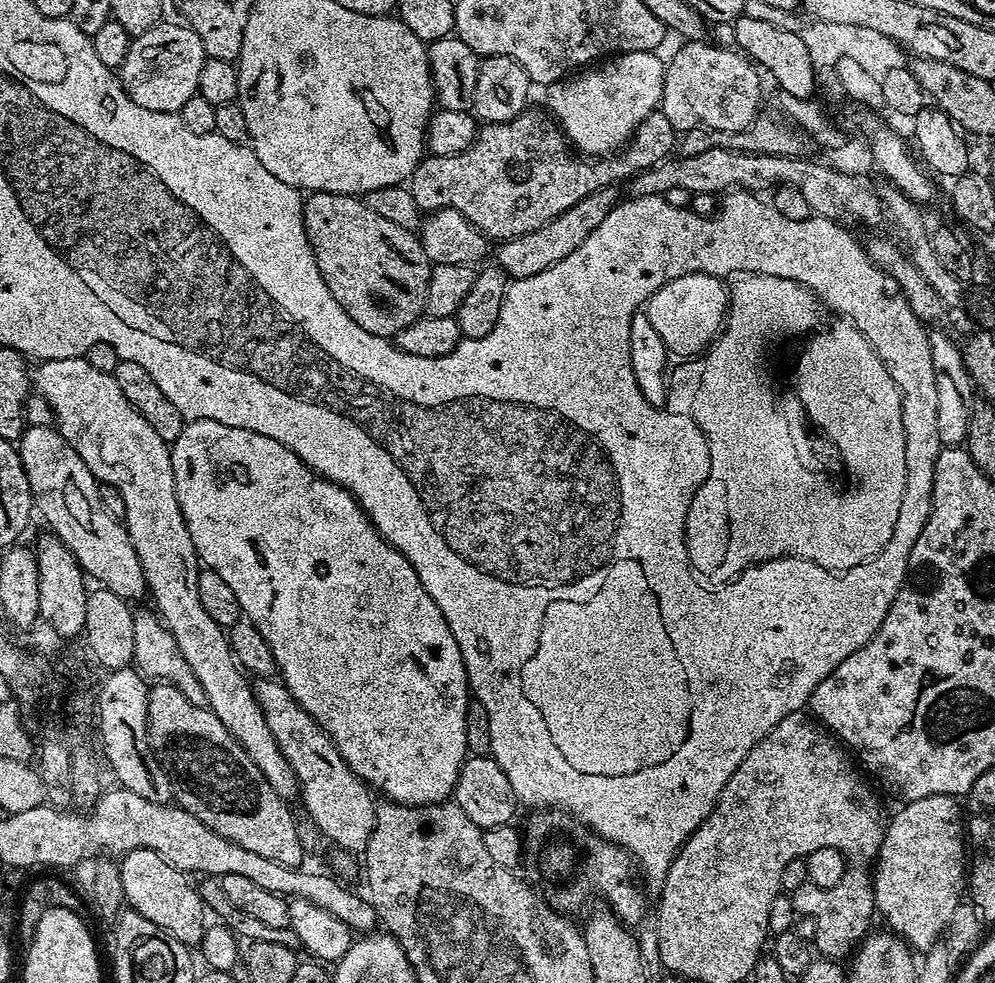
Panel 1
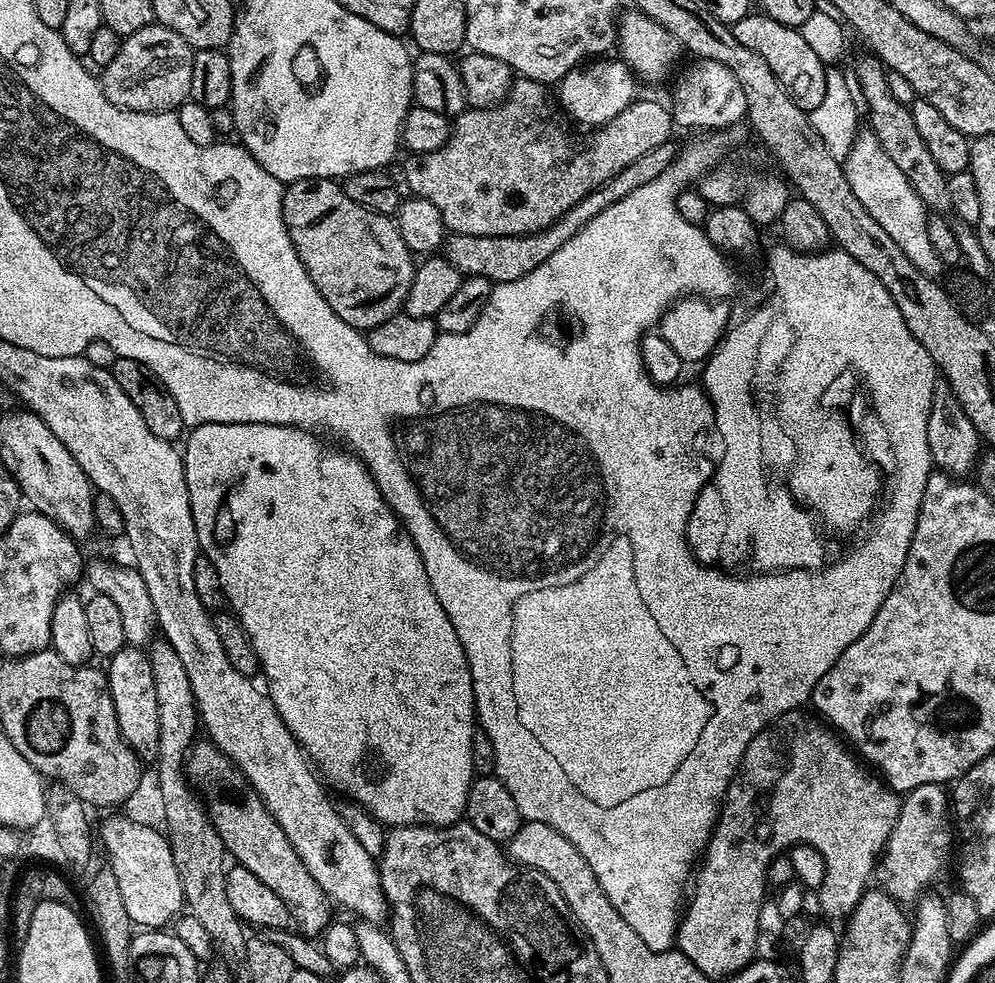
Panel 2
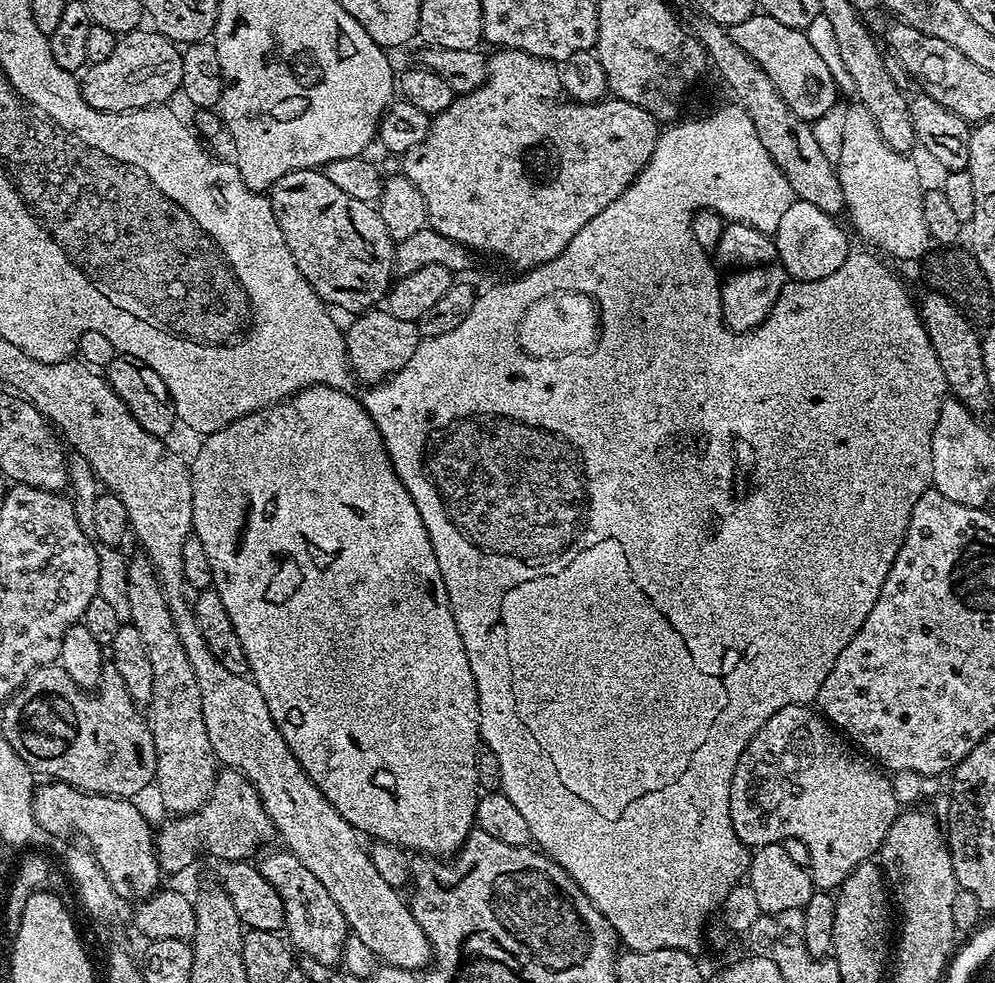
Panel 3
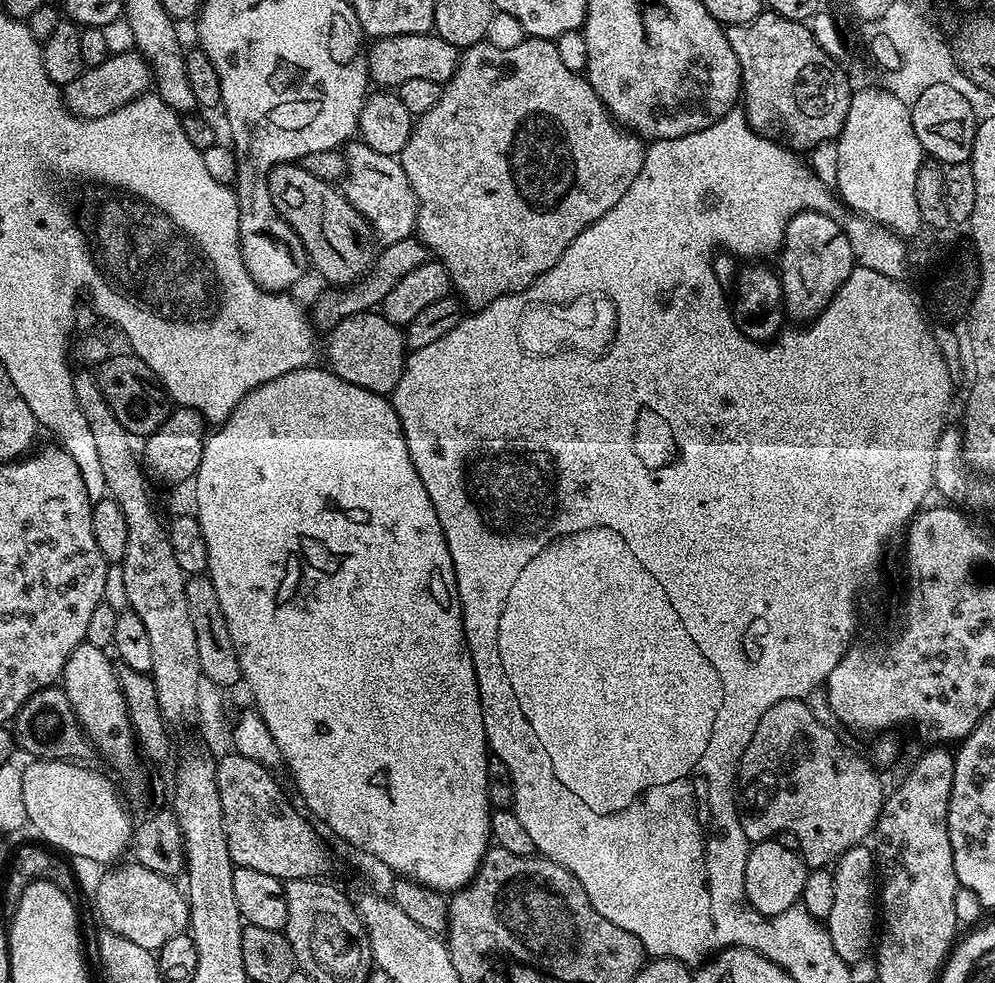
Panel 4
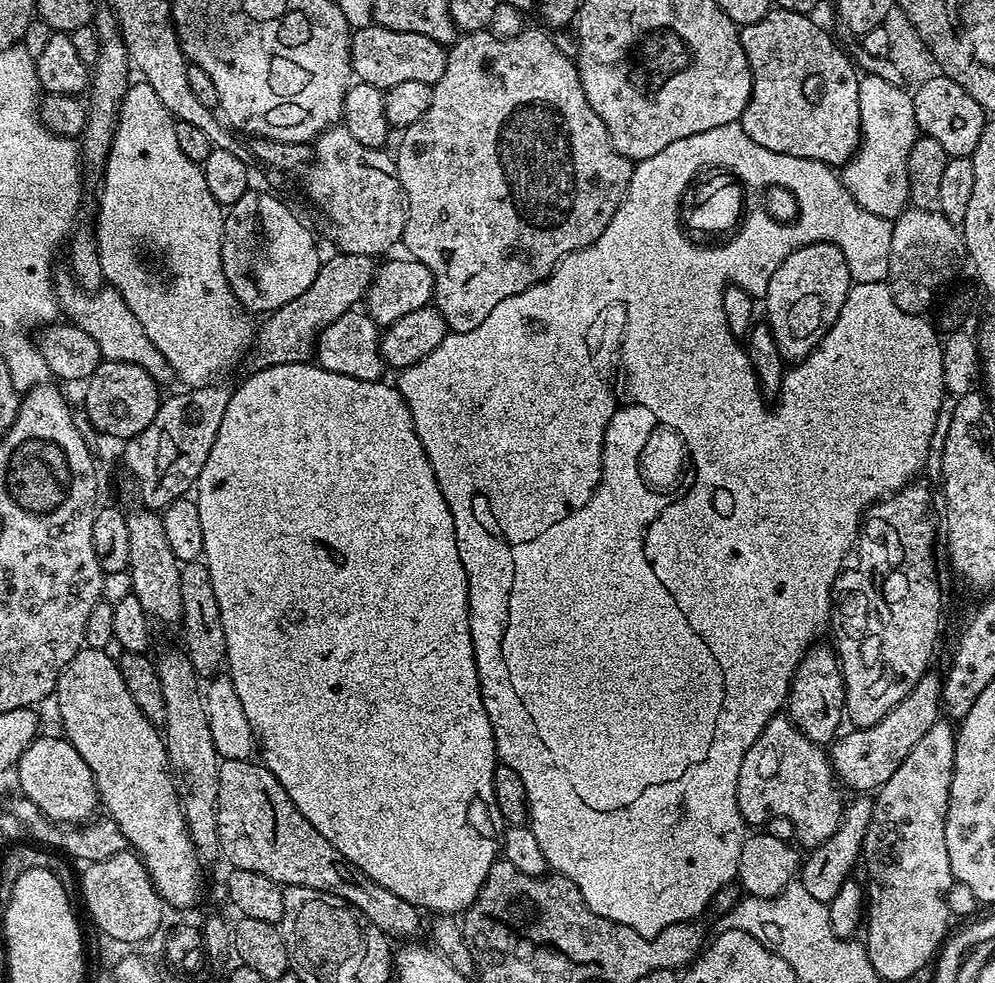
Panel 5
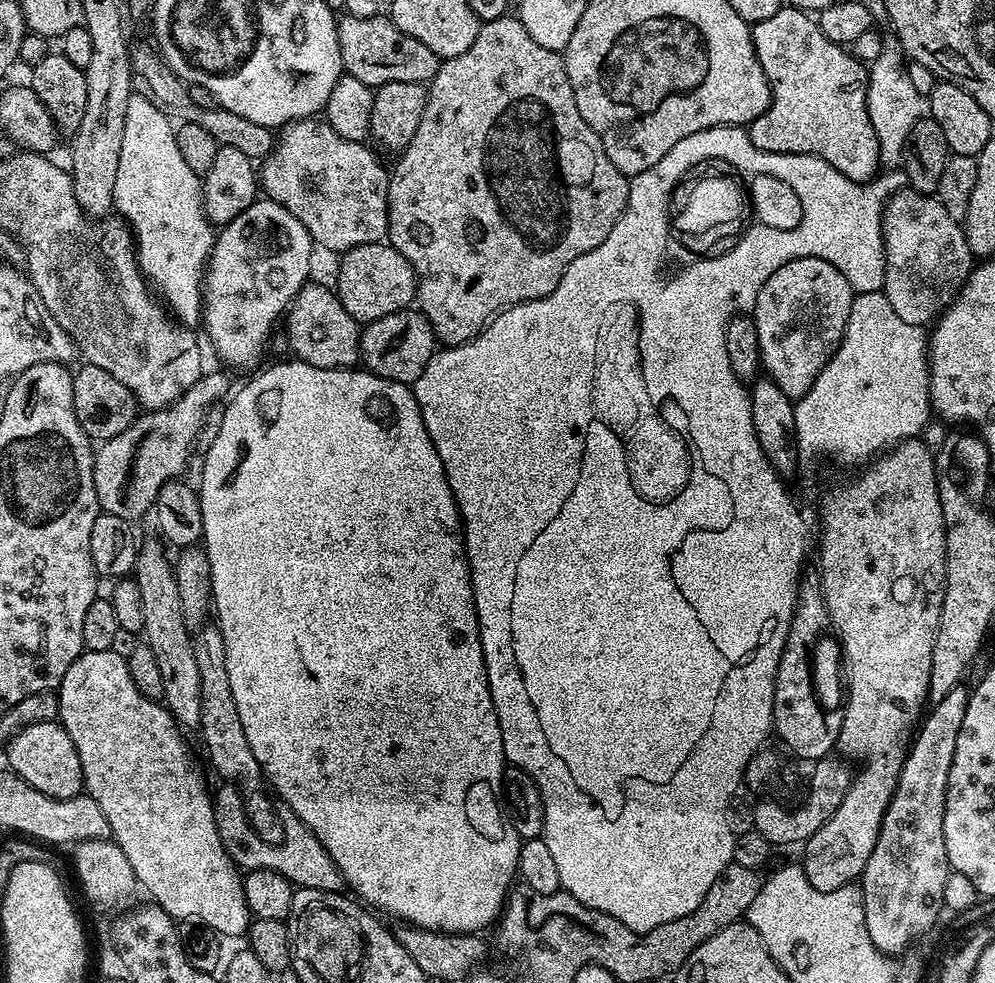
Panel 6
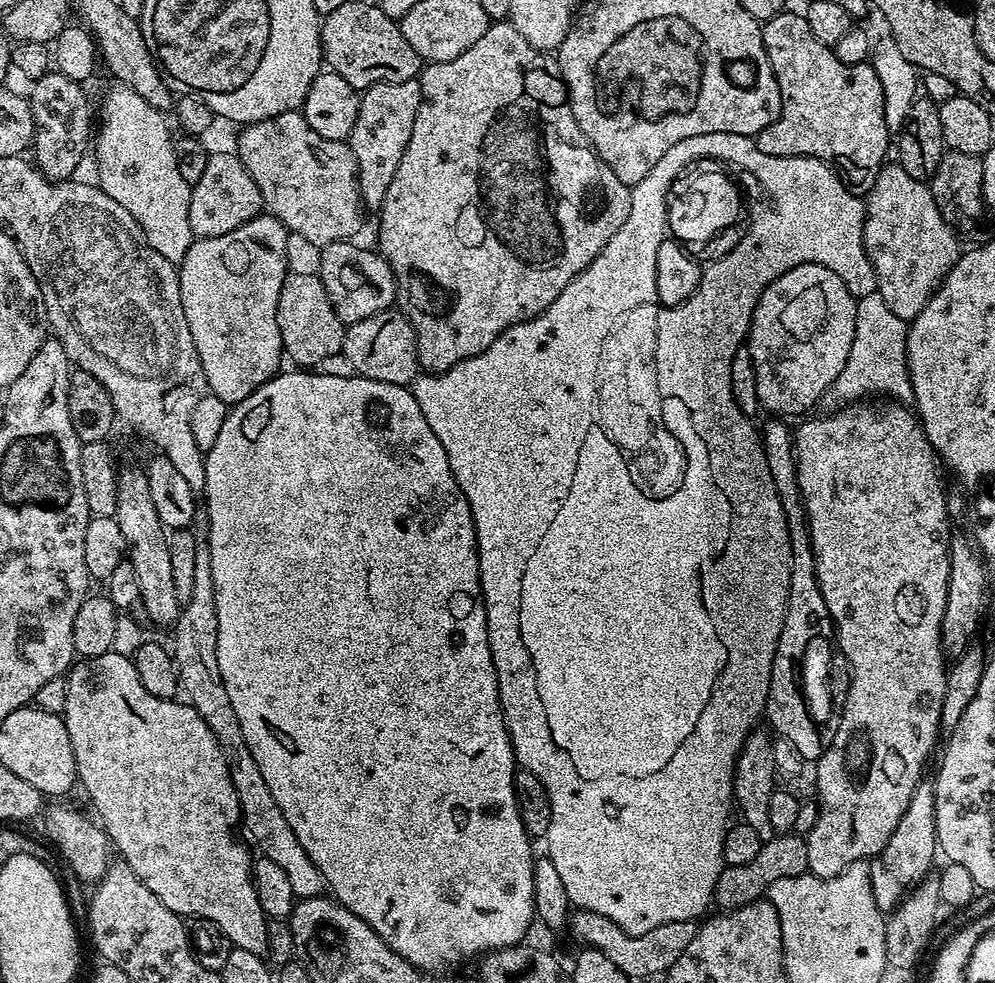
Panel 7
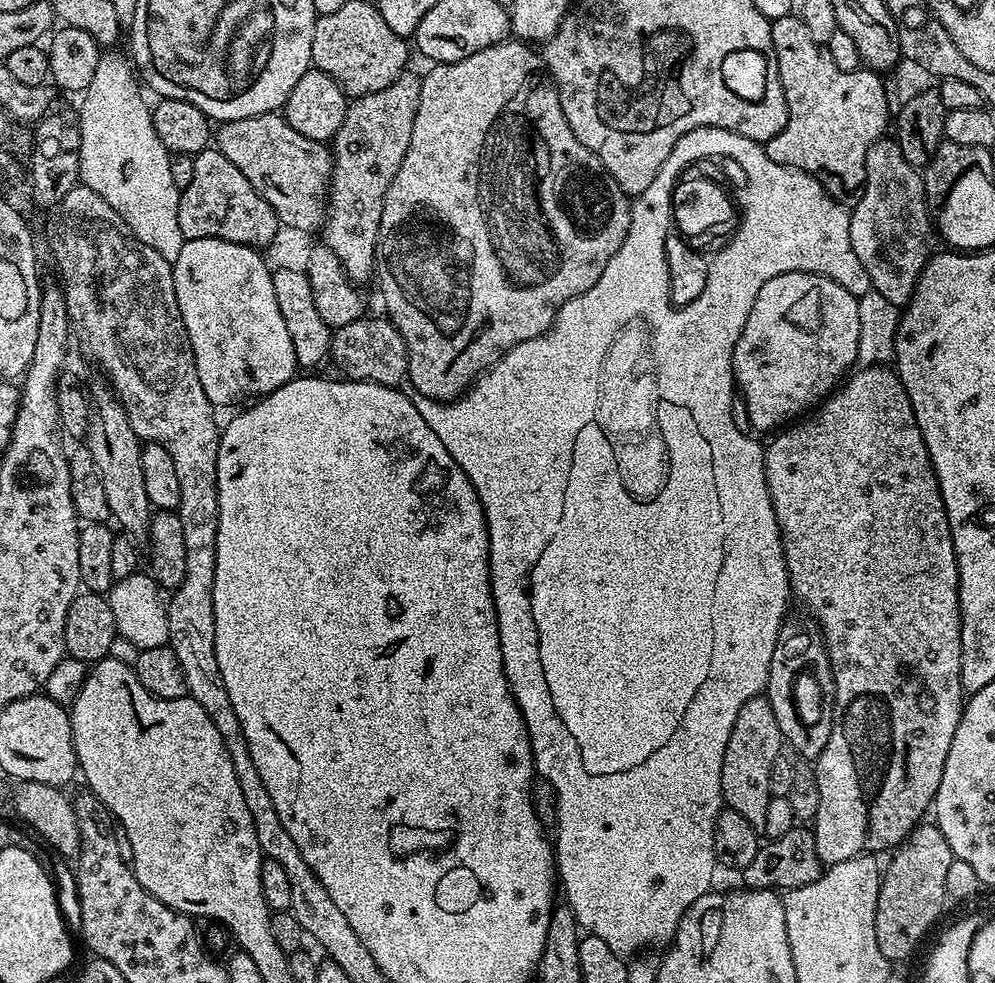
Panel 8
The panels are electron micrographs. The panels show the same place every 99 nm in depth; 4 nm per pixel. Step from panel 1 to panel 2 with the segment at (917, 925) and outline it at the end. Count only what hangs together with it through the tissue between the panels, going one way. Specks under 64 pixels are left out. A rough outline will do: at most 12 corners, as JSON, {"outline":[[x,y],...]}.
{"outline":[[915,787],[876,871],[902,904],[919,899],[954,848],[947,789]]}

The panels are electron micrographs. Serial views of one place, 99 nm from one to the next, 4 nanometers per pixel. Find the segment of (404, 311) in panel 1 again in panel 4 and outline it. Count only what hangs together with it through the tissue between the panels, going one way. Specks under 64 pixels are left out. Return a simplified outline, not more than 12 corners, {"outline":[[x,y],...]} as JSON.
{"outline":[[299,163],[265,176],[272,205],[328,284],[372,266],[374,233]]}

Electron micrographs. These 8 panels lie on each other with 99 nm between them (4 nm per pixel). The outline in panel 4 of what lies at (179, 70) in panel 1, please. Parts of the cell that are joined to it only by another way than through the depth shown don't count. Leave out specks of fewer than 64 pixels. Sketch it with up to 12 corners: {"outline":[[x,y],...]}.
{"outline":[[136,50],[63,85],[64,106],[97,120],[153,87]]}

